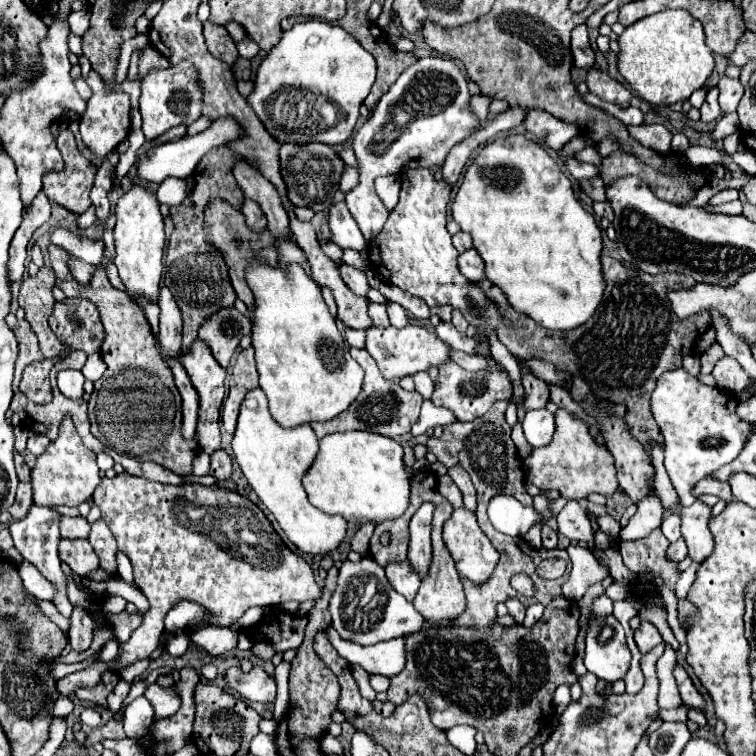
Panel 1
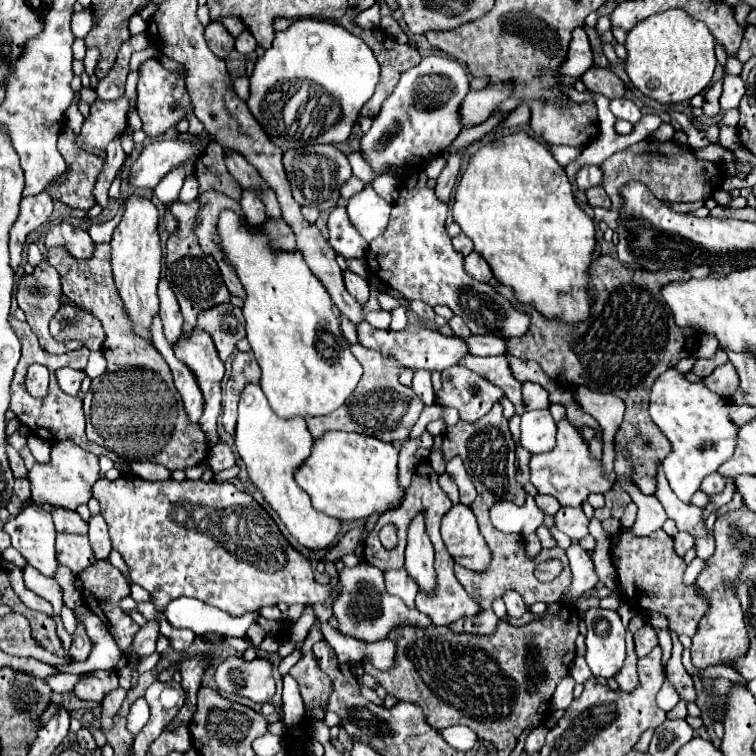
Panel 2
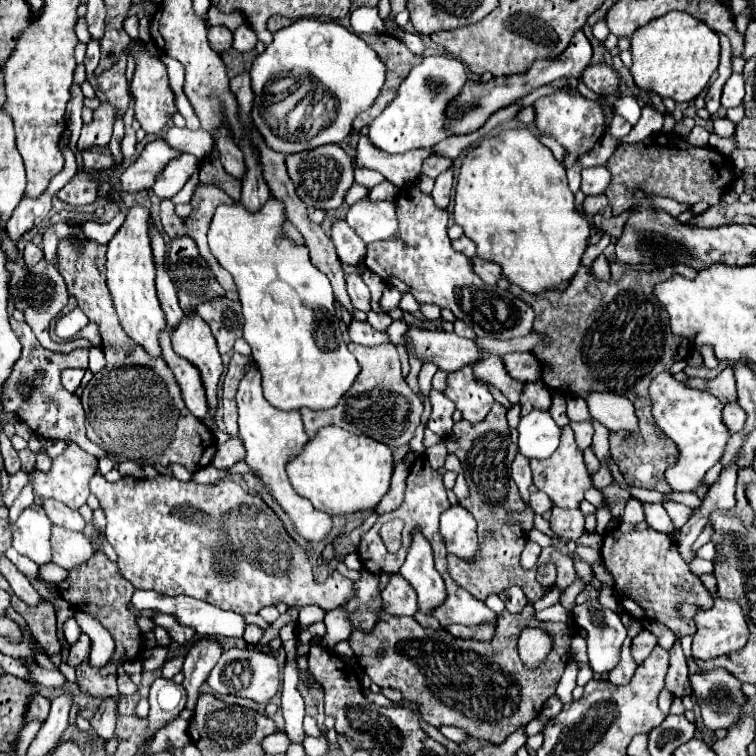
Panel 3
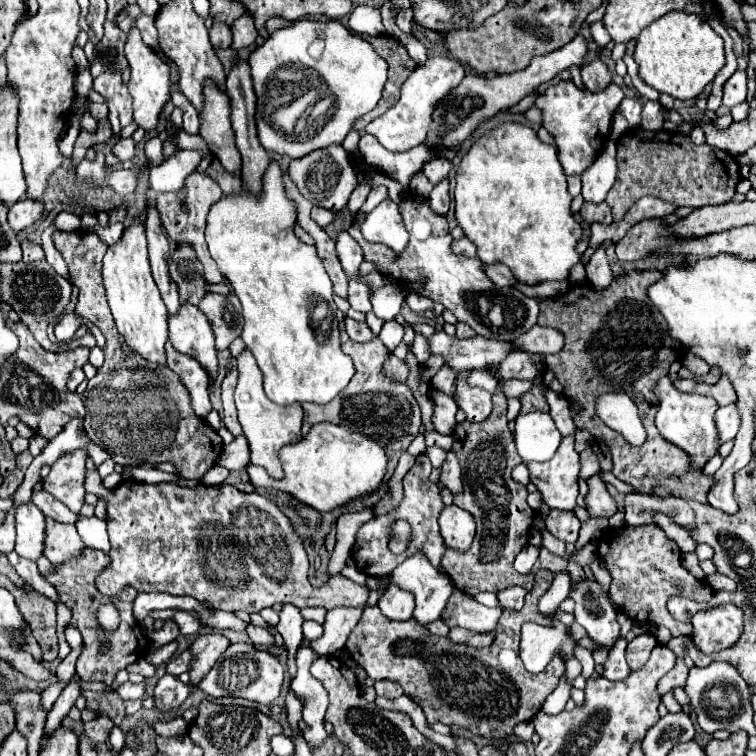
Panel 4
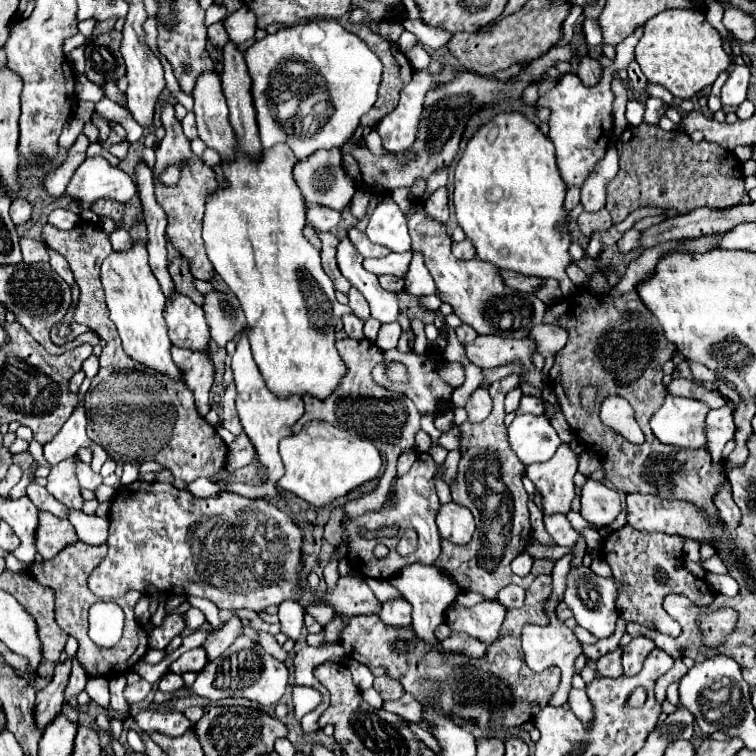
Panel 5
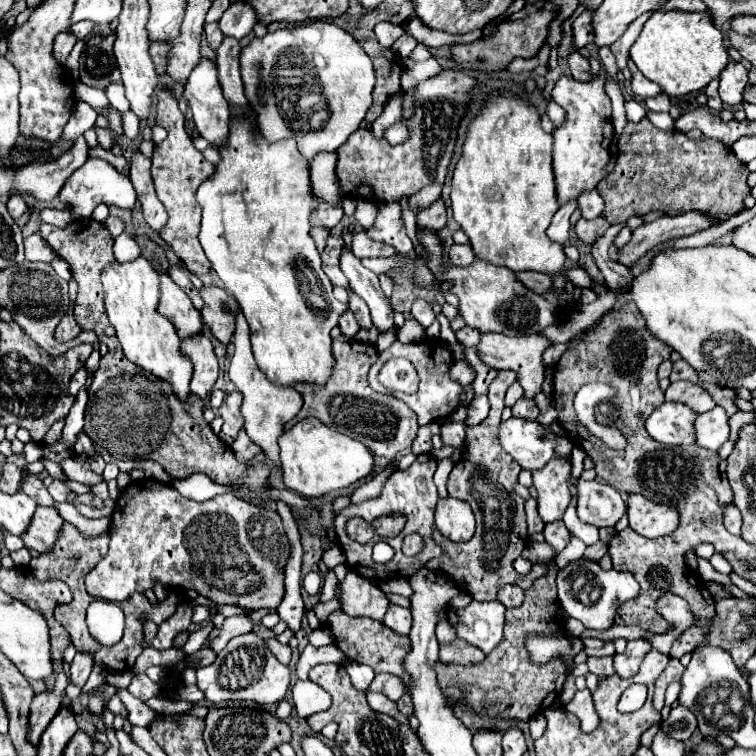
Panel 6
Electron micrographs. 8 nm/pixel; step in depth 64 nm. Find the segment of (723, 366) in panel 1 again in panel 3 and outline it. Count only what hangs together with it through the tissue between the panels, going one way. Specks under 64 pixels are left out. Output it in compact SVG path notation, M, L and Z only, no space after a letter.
M724 368L716 378L712 380L704 380L704 378L690 378L688 380L690 386L700 388L700 390L708 390L710 394L714 394L720 402L728 404L736 400L736 380L734 380L734 372L732 368Z

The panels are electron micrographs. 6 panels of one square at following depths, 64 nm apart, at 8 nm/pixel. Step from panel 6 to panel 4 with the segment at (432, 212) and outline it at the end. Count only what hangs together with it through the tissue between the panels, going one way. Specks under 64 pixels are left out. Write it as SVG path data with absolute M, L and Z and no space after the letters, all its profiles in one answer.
M444 178L442 182L438 182L430 194L430 206L434 212L438 214L446 214L448 212L448 204L450 204L450 196L448 196L448 178Z

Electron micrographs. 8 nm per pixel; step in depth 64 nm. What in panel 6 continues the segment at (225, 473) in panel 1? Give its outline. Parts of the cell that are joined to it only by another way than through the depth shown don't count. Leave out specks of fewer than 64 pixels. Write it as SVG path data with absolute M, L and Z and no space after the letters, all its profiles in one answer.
M240 430L238 438L232 444L232 452L236 452L236 458L242 460L242 464L244 464L244 462L250 462L252 458L256 458L260 448L248 438L248 434L244 430Z

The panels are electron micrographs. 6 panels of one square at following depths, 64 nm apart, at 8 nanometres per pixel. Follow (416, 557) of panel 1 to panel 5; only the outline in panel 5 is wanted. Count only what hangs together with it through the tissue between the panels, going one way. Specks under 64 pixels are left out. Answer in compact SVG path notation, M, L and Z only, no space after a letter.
M414 562L414 564L408 564L406 568L402 568L398 576L390 578L390 584L394 588L398 588L400 594L414 606L414 610L412 610L412 626L414 626L416 636L434 646L436 644L434 630L444 622L444 610L450 606L450 602L460 592L456 582L448 574L438 570L436 566L424 566L420 562Z

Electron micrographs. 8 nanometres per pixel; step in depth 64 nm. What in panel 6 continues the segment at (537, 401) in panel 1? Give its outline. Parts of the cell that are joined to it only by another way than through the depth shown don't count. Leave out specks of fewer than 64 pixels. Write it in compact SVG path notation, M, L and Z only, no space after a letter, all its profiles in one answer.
M522 396L522 398L514 404L512 414L514 414L514 416L522 416L522 418L534 420L534 418L538 418L538 406L536 406L534 400L528 400L526 396Z

